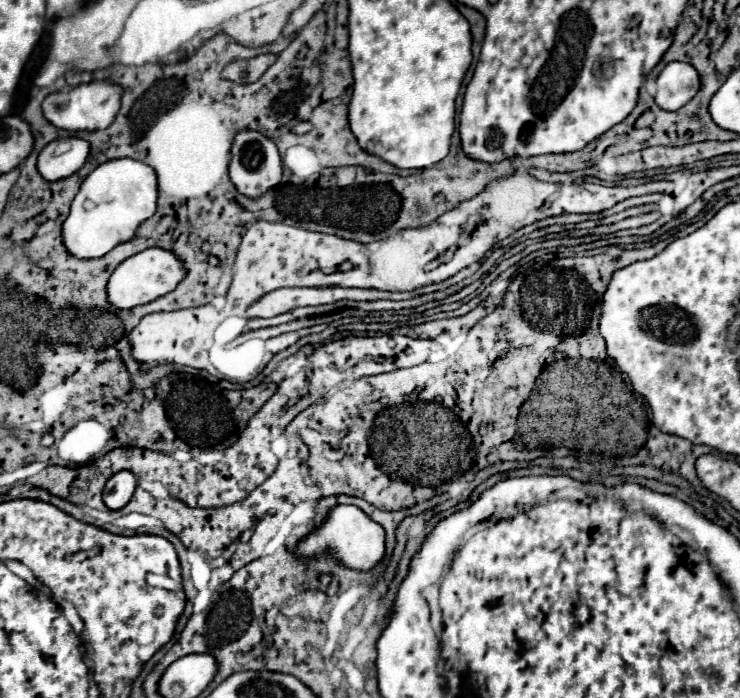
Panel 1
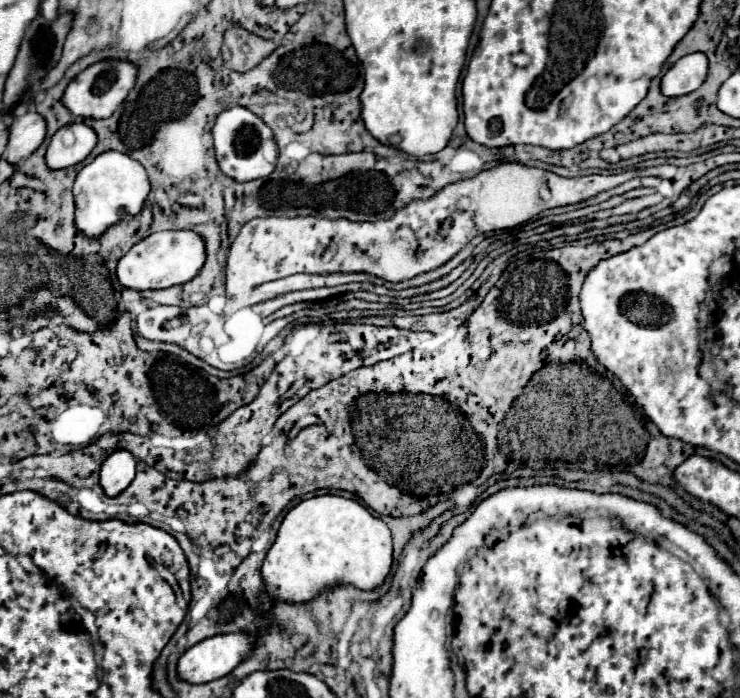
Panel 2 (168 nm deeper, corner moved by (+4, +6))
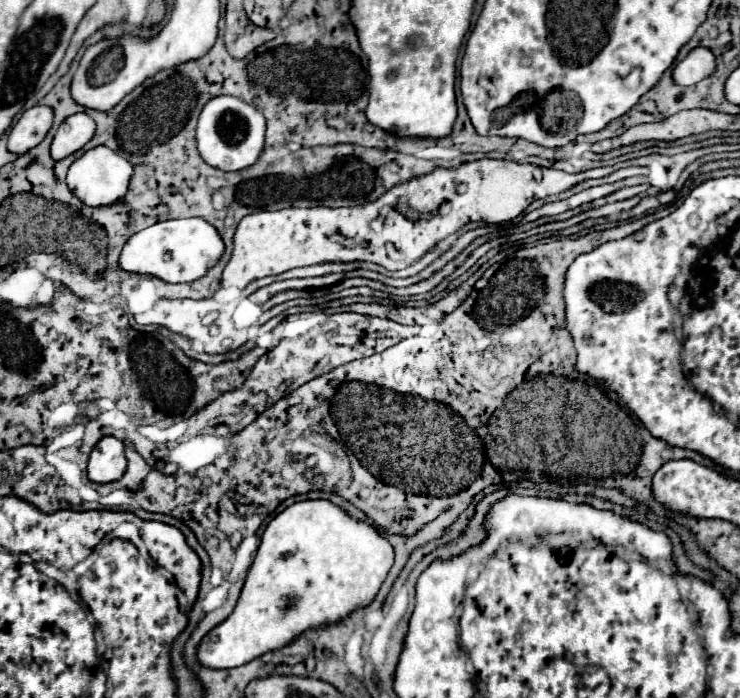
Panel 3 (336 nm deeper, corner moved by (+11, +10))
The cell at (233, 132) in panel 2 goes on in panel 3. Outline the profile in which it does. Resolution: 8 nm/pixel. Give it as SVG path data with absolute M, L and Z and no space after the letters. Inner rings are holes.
M215 96L203 106L199 114L195 138L197 138L199 154L209 166L215 166L227 172L243 170L245 166L253 166L253 162L257 162L257 158L263 152L265 118L255 106L243 102L241 98Z

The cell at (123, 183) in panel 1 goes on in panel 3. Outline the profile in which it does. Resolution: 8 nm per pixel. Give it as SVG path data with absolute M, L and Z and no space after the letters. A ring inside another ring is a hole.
M97 146L93 150L87 150L81 158L77 158L69 166L67 186L87 206L109 206L127 194L131 176L133 176L133 166L123 156L109 150L107 146Z

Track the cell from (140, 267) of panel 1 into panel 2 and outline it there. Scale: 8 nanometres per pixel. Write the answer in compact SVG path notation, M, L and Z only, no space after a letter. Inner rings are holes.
M166 230L150 234L134 244L128 254L118 260L116 276L124 288L130 290L158 290L184 284L192 280L204 264L204 240L190 230Z

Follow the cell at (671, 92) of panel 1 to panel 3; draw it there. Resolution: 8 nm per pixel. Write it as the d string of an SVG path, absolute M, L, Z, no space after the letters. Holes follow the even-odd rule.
M709 48L691 50L673 70L673 80L681 86L697 84L715 72L715 56Z

